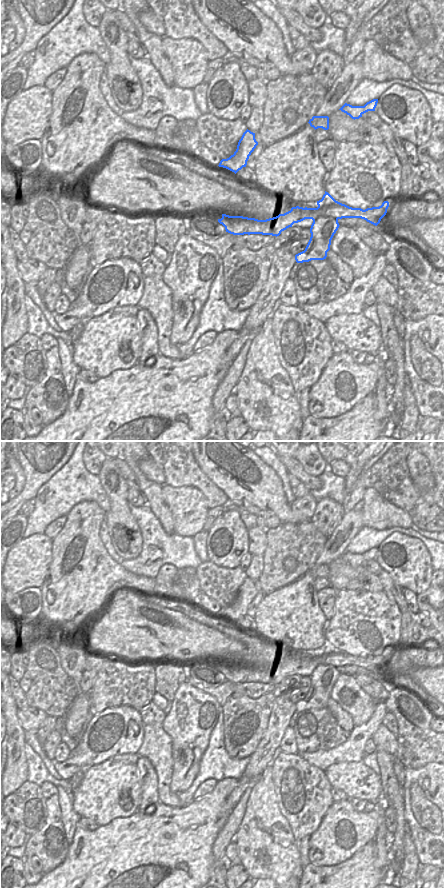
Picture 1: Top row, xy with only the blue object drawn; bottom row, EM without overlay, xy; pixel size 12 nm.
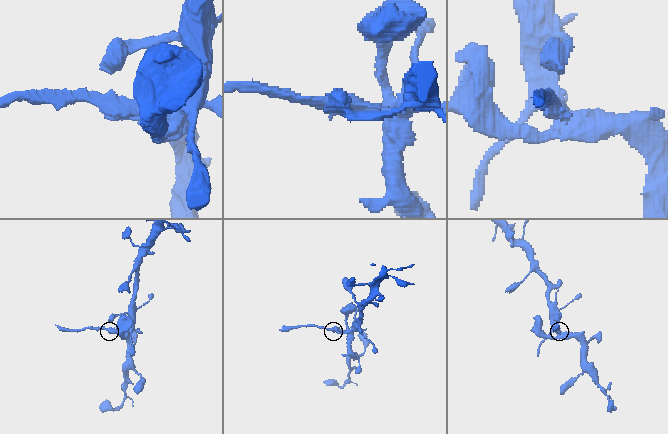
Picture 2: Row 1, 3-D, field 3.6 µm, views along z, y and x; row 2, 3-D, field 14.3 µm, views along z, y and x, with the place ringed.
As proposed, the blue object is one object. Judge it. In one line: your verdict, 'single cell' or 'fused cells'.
fused cells

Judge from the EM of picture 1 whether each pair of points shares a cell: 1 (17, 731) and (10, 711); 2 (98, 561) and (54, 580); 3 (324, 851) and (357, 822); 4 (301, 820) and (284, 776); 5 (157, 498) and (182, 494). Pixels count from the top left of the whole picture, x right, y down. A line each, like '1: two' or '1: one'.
1: one
2: one
3: one
4: one
5: two

